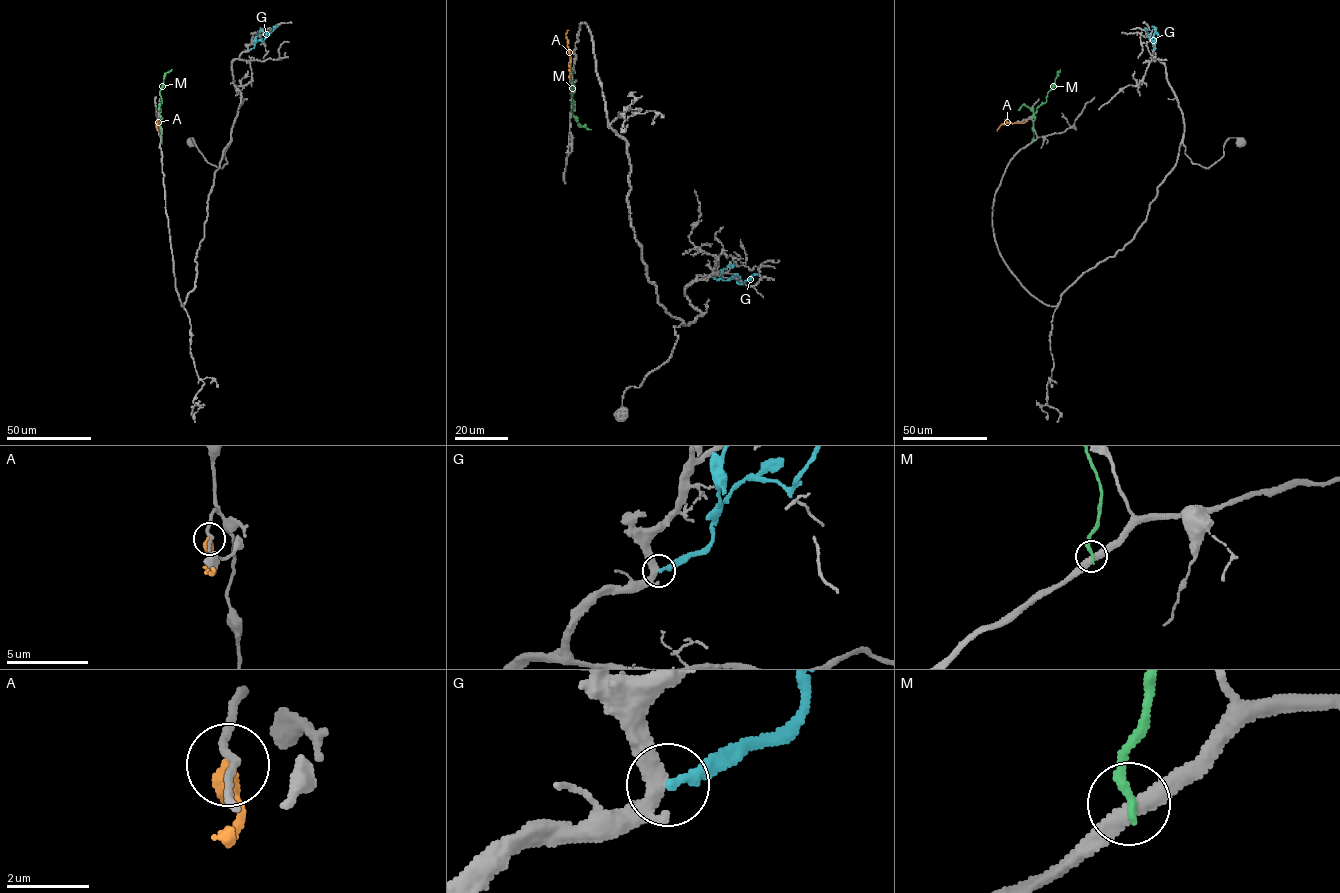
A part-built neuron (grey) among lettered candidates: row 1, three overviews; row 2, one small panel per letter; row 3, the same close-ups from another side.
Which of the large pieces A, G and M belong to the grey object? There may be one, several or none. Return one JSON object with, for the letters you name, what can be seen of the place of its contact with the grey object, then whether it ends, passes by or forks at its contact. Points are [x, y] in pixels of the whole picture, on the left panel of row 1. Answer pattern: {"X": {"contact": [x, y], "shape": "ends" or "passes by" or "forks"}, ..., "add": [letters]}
{"add": []}

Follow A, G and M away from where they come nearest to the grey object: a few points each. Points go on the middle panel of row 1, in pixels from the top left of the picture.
A: (569, 75), (568, 30)
G: (712, 276), (725, 280), (736, 274), (741, 284), (757, 274)
M: (573, 87), (572, 114), (579, 124), (591, 129)

